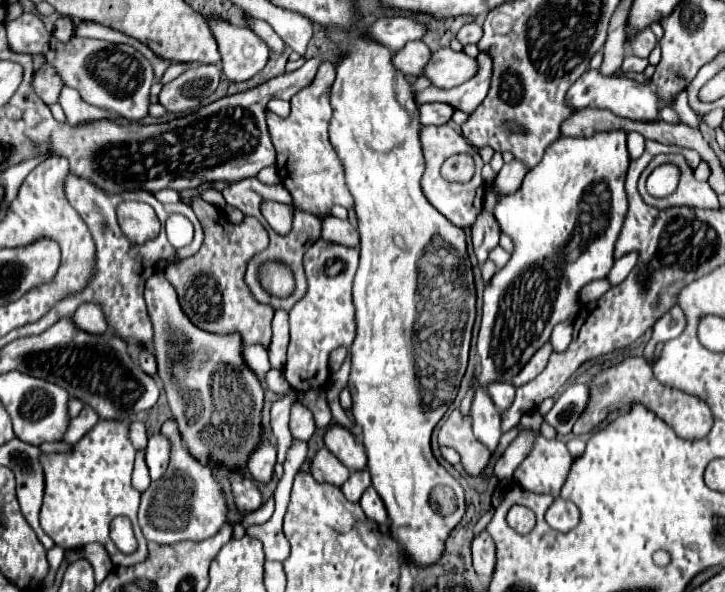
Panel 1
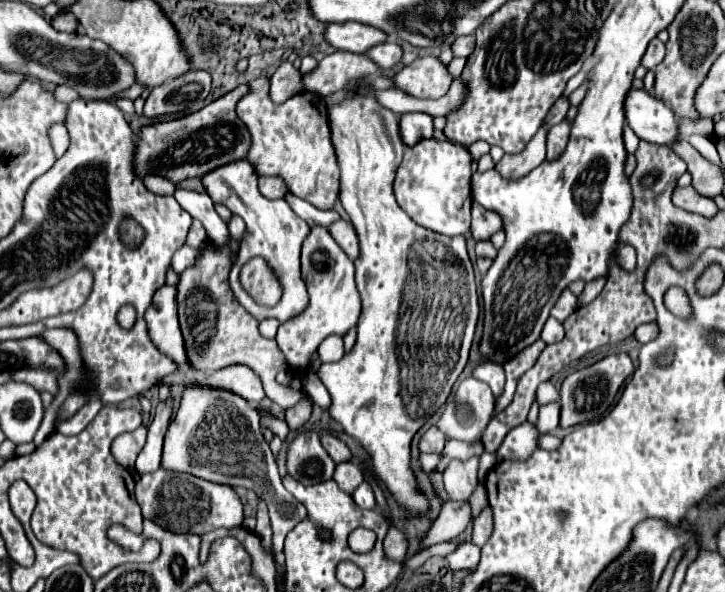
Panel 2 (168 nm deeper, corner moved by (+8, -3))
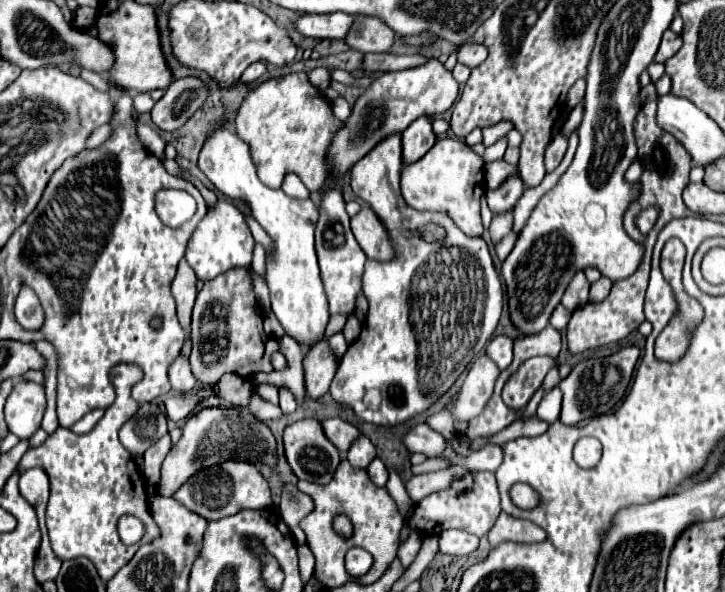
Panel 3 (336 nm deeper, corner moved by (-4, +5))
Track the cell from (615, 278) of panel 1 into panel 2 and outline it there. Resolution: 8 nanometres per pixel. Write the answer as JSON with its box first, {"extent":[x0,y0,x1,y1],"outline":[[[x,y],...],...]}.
{"extent":[578,280,606,304],"outline":[[[594,280],[594,282],[588,282],[586,284],[586,288],[582,290],[582,294],[578,296],[578,304],[590,304],[600,292],[602,292],[602,288],[604,288],[604,284],[606,284],[606,280]]]}

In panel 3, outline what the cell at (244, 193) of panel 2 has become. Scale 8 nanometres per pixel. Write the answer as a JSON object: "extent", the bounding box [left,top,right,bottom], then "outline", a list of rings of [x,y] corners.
{"extent":[198,128,328,346],"outline":[[[220,128],[204,142],[198,168],[208,180],[230,200],[242,202],[250,216],[266,230],[272,240],[272,250],[266,254],[266,282],[270,288],[272,312],[284,326],[286,334],[294,336],[300,344],[312,346],[322,340],[328,324],[328,302],[318,272],[318,260],[314,252],[314,226],[318,222],[318,206],[308,200],[286,196],[282,190],[264,186],[250,158],[250,148],[230,128]]]}

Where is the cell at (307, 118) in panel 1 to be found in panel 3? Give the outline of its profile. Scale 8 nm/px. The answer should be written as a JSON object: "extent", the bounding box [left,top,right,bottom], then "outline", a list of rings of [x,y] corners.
{"extent":[236,72,342,192],"outline":[[[292,72],[292,74],[270,78],[252,86],[236,116],[236,132],[244,142],[248,142],[252,150],[252,160],[256,164],[256,172],[260,180],[270,188],[280,188],[282,176],[286,176],[288,172],[294,172],[300,176],[300,180],[306,184],[310,192],[320,192],[326,184],[326,178],[330,176],[330,164],[326,158],[328,148],[340,128],[342,128],[342,122],[332,114],[330,100],[320,96],[318,88],[314,88],[308,82],[306,72]]]}

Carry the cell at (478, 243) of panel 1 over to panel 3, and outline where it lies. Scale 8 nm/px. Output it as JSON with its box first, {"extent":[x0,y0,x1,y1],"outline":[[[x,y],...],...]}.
{"extent":[488,178,524,214],"outline":[[[510,178],[500,188],[488,190],[488,208],[492,210],[492,214],[510,212],[510,210],[514,210],[516,202],[520,200],[522,192],[524,192],[522,180],[520,178]]]}

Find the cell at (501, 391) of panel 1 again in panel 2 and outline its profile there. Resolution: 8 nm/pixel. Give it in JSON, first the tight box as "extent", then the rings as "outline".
{"extent":[472,360,504,396],"outline":[[[484,360],[484,362],[480,362],[474,368],[472,376],[478,378],[478,380],[482,380],[482,382],[486,382],[492,388],[494,396],[500,396],[500,392],[504,390],[504,368],[502,368],[500,362]]]}

